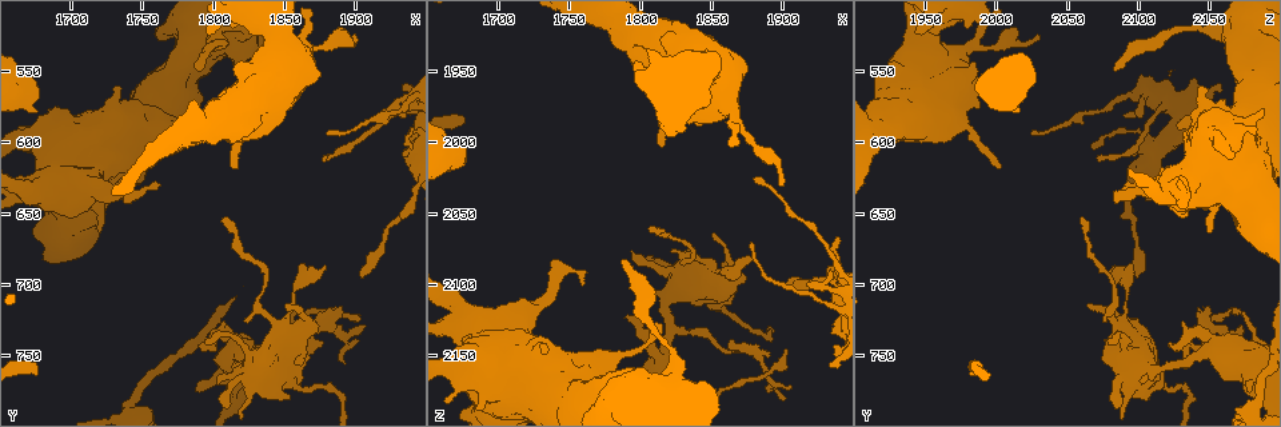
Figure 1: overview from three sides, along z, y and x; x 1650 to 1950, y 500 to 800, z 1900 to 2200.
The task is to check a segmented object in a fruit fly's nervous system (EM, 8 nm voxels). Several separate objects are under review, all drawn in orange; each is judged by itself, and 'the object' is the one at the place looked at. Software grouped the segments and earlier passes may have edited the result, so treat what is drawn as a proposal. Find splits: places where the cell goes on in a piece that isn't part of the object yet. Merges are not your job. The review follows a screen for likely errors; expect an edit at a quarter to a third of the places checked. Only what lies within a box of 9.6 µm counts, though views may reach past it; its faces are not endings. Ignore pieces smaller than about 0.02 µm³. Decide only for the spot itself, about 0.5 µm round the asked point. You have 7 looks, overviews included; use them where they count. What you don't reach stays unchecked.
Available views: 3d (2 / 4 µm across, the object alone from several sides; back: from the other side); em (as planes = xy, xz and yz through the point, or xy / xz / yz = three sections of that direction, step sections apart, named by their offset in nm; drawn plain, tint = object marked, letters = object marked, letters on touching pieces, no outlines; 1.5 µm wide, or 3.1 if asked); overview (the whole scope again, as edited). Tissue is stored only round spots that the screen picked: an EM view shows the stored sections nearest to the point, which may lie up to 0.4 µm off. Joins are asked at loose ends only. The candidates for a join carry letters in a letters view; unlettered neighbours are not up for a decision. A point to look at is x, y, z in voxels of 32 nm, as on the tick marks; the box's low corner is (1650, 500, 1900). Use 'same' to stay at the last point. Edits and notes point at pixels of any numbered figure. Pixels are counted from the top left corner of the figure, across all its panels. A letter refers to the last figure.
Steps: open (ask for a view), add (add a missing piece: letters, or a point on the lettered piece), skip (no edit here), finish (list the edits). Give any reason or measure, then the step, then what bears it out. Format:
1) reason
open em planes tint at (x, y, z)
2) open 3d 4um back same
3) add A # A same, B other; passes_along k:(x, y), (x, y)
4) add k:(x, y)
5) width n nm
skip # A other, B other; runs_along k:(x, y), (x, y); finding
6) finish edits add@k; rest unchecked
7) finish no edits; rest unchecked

branch stops here
open em xz step 8 letters at (1810, 652, 2060)

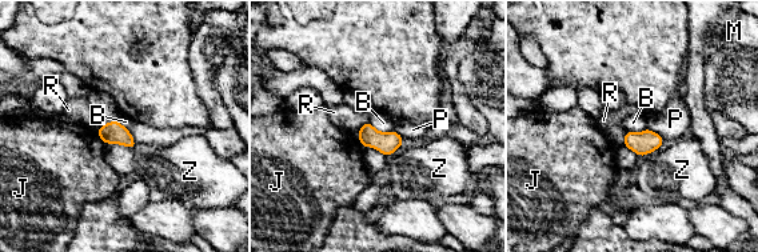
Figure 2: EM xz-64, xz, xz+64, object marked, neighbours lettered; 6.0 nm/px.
skip # B other, J other, M other, P other, R other, Z other; border 2:(367, 120), (382, 132), (393, 131); no lettered piece goes on from it

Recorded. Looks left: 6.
open 3d 4um at (1880, 594, 2026)

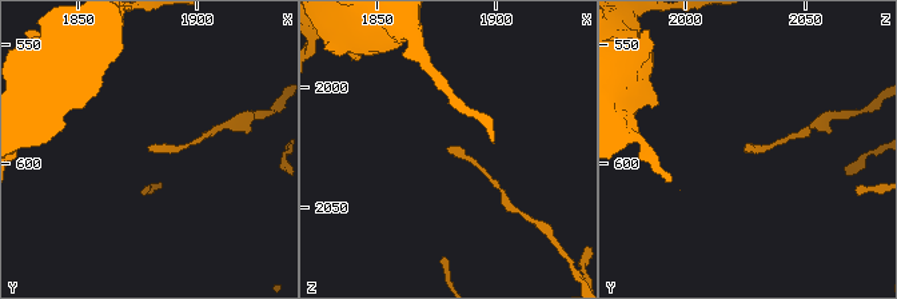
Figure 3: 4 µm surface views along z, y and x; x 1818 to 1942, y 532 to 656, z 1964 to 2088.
open em xy step 4 letters at (1881, 593, 2024)

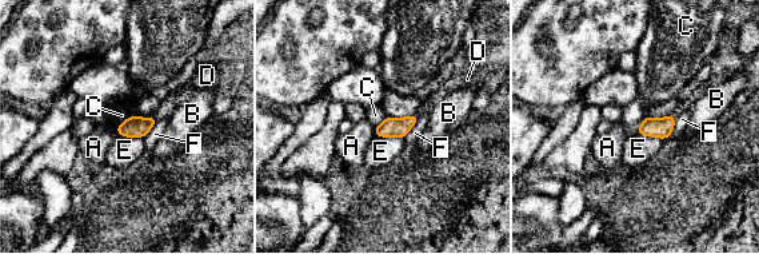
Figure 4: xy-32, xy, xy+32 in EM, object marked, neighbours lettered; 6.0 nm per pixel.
open em planes letters same

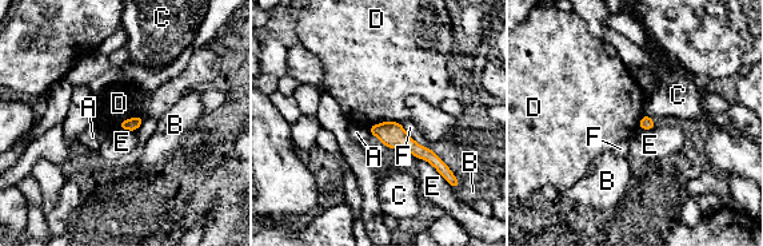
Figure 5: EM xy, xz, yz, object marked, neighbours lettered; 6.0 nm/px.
skip # A other, B other, C other, D other, E other, F other; border 5:(144, 119), (132, 116), (116, 126); none of them fits

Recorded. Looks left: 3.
branch stops here
open 3d 2um at (1792, 550, 2082)

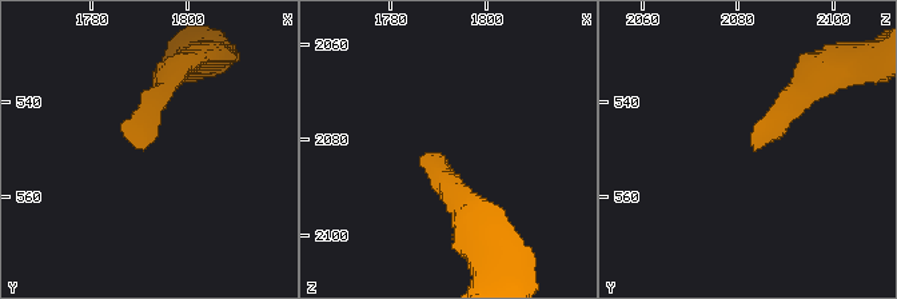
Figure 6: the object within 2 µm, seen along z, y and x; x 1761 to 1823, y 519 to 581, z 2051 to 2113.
open em planes letters at (1791, 549, 2082)

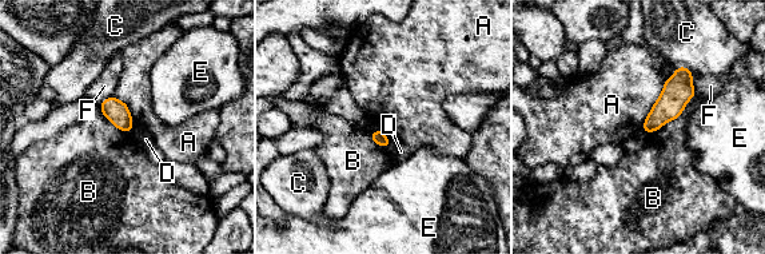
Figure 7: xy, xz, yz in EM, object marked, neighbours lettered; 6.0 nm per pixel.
skip # A other, B other, C other, D other, E other, F other; border 7:(666, 80), (642, 130); none of them fits

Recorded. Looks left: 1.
finish no edits; rest unchecked

